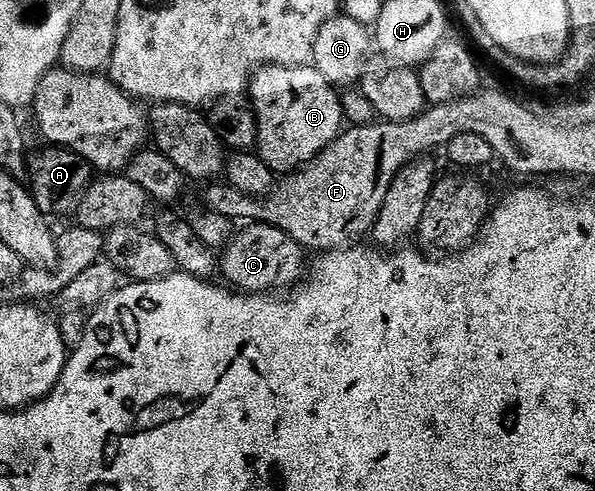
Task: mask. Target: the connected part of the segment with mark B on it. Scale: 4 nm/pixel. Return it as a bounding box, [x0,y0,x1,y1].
[248,65,342,173]

